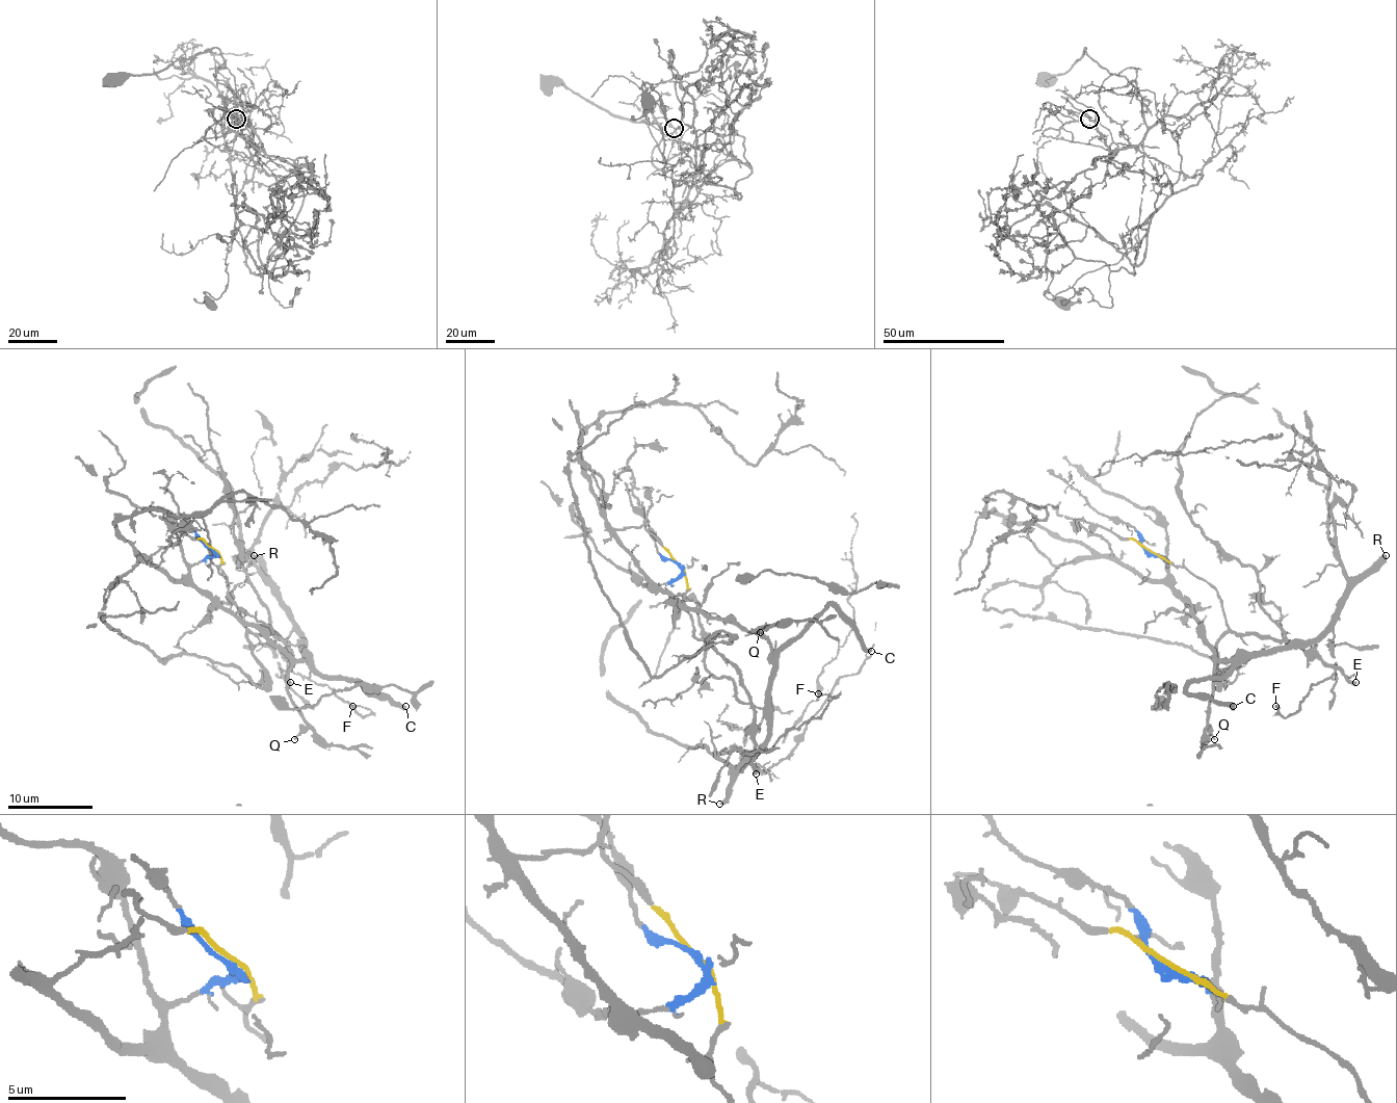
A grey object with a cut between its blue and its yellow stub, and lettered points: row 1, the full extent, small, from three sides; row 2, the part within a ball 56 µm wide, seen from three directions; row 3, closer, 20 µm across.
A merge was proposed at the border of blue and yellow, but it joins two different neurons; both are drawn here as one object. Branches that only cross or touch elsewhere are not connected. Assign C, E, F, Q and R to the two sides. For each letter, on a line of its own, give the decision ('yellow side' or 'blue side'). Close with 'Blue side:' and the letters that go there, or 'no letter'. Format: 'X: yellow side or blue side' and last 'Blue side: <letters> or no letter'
C: blue side
E: yellow side
F: yellow side
Q: blue side
R: blue side
Blue side: C, Q, R

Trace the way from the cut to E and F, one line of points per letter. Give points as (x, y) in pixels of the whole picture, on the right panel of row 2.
E: (1149, 549), (1204, 578), (1216, 592), (1224, 623), (1233, 631), (1299, 645), (1356, 682)
F: (1149, 549), (1204, 578), (1233, 631), (1316, 653), (1335, 670), (1312, 684), (1295, 712), (1286, 716), (1275, 706)

